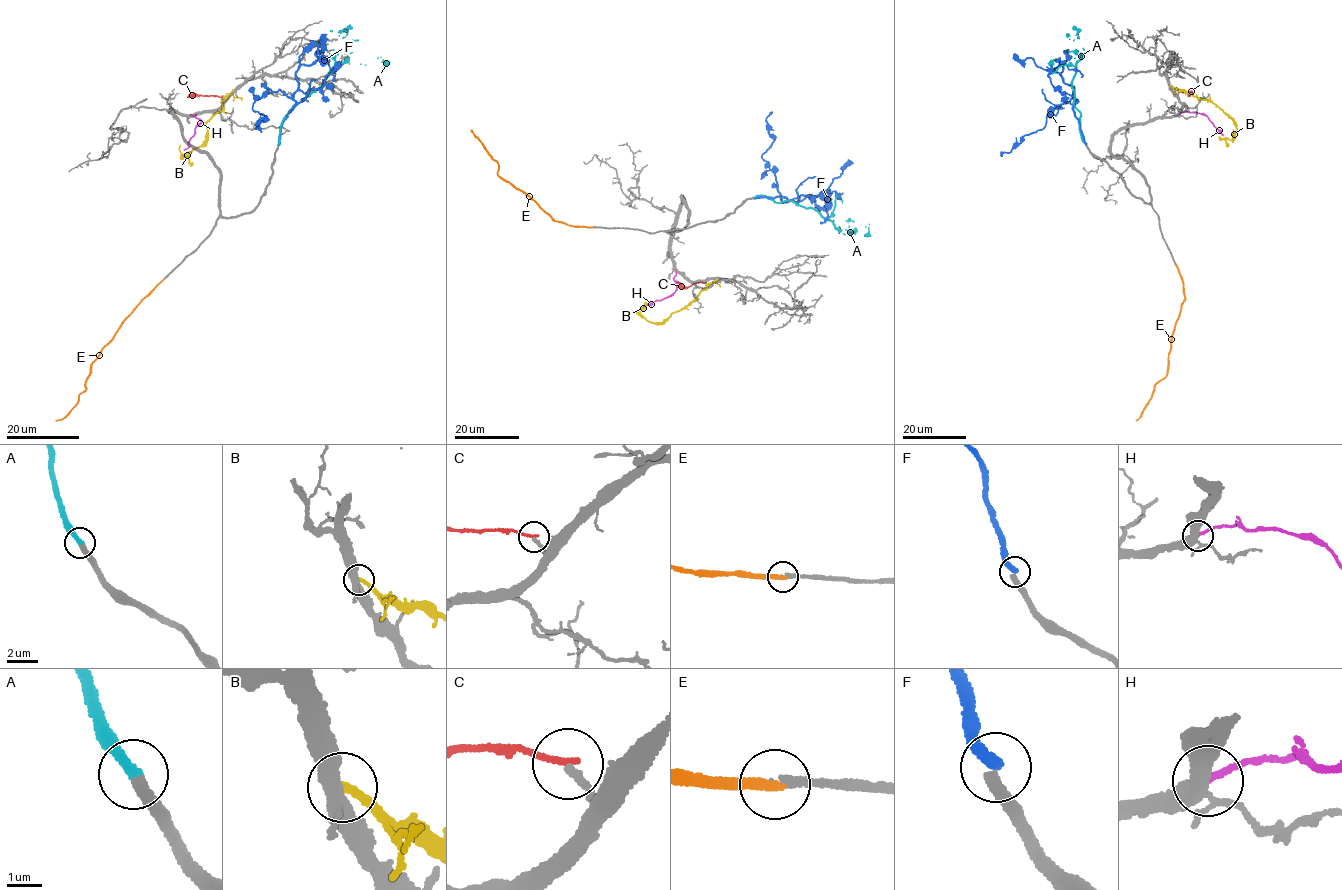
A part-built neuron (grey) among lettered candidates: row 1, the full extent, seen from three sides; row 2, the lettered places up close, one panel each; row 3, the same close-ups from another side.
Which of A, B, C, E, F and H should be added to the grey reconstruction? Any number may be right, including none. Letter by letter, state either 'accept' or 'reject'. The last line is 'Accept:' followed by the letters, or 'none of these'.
A: accept
B: reject
C: reject
E: accept
F: reject
H: reject
Accept: A, E

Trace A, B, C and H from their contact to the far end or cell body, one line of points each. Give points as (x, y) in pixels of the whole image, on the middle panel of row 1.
A: (754, 197), (762, 195), (776, 202), (793, 201), (816, 210), (839, 232), (850, 231), (840, 228), (833, 219)
B: (718, 279), (660, 323), (651, 323), (640, 314), (644, 308)
C: (705, 282), (684, 287), (678, 282)
H: (675, 271), (676, 290), (644, 305)

